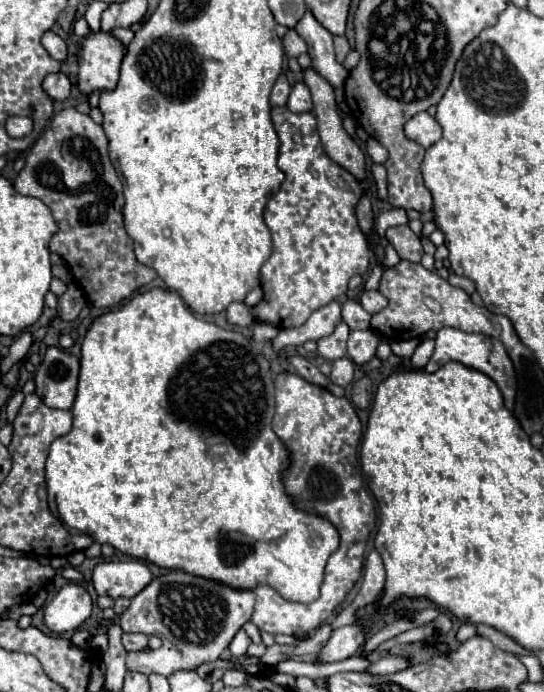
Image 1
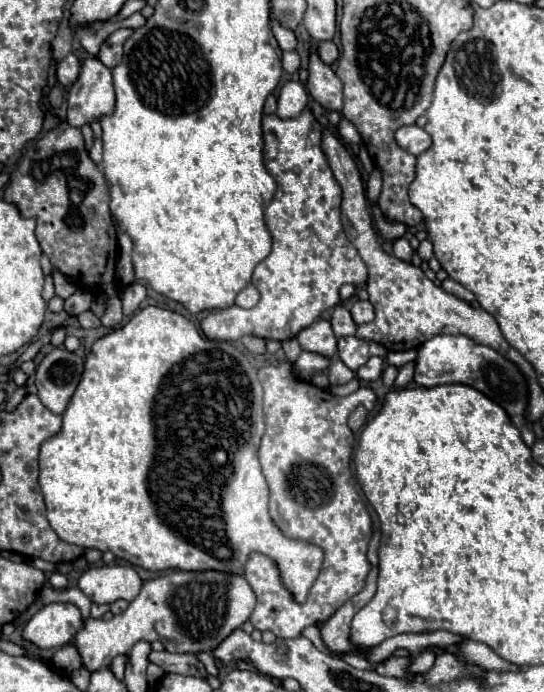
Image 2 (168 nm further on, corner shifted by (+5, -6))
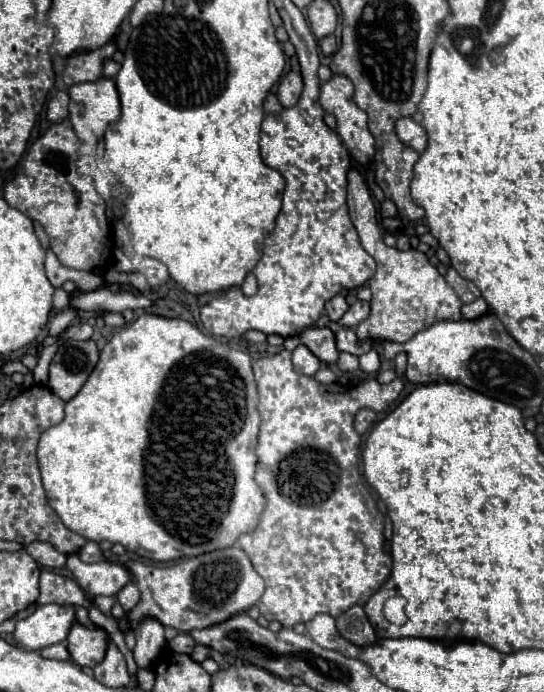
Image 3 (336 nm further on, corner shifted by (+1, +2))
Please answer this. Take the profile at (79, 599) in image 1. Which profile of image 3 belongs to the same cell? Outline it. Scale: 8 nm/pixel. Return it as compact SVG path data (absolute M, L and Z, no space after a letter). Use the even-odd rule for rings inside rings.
M46 604L16 622L14 638L26 650L42 650L66 640L74 624L74 606Z

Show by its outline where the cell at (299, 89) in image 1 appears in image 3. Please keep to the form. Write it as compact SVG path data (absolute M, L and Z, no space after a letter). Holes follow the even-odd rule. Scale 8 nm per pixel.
M288 72L278 84L278 100L282 106L294 106L302 92L302 76L298 72Z

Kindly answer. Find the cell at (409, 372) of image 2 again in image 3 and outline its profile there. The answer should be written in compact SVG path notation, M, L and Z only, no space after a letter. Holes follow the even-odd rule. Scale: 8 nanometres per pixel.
M288 350L256 360L254 378L262 420L254 480L264 492L266 506L256 528L242 534L236 544L248 554L254 570L266 582L266 590L258 600L260 614L266 620L278 620L284 628L292 628L298 622L306 624L316 614L330 614L336 618L354 604L364 606L392 572L392 556L384 552L386 538L382 516L378 516L376 500L358 474L362 438L354 430L354 416L362 408L374 412L388 410L402 392L404 380L396 378L390 384L378 384L374 378L368 378L362 386L322 386L312 376L302 376L292 368Z

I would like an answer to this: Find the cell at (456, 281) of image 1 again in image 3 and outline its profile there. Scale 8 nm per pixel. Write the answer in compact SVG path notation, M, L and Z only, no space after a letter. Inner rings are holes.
M448 268L446 282L454 288L454 292L456 292L456 296L462 300L462 304L470 304L470 302L474 302L476 298L480 298L480 290L478 290L470 280L460 278L454 268Z

